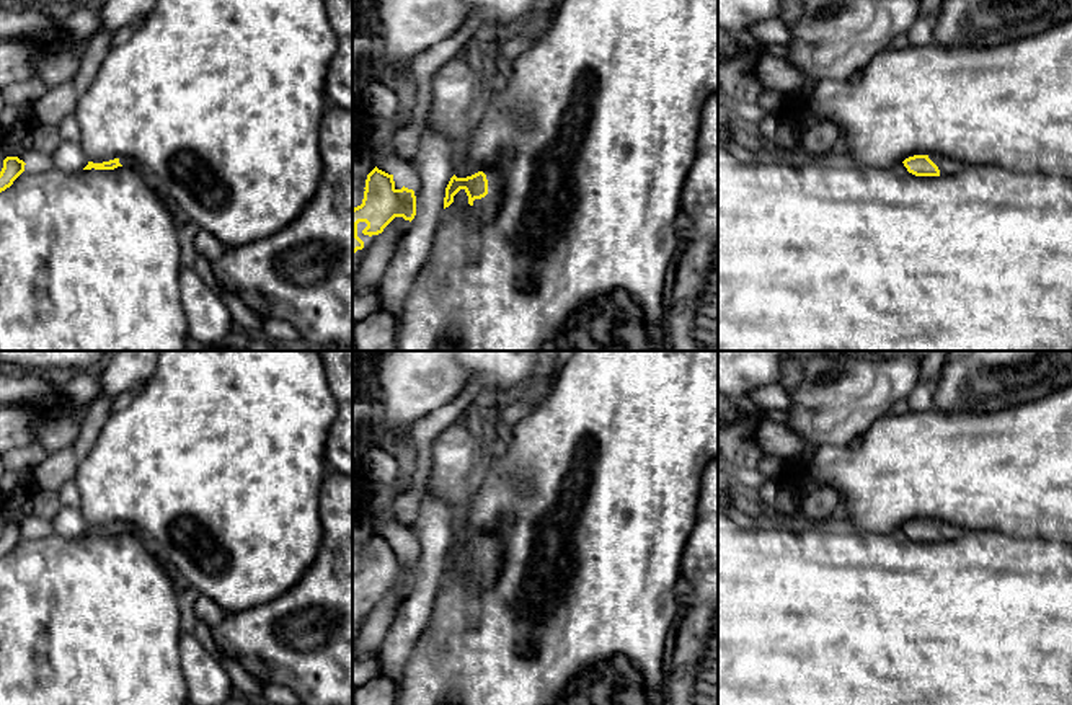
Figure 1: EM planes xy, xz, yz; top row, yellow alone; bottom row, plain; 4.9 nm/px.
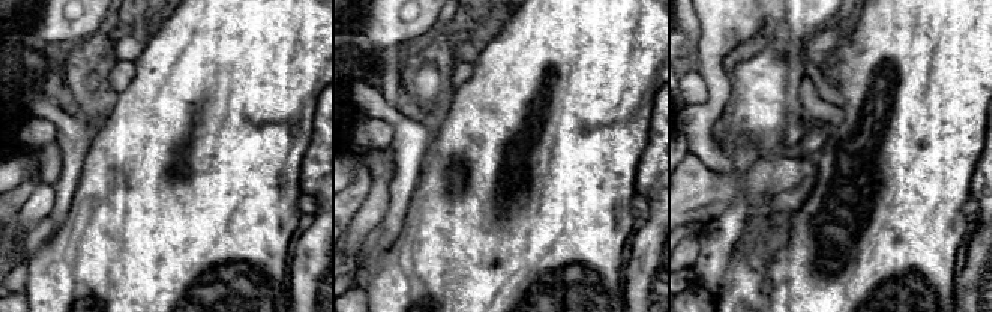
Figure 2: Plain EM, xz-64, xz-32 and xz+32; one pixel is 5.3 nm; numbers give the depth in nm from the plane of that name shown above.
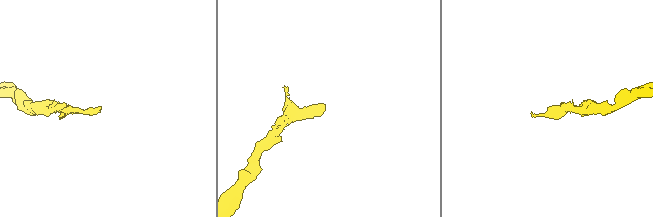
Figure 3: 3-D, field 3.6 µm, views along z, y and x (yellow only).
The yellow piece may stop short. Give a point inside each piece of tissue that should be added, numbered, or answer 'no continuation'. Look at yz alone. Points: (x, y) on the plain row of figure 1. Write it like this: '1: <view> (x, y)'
1: yz (947, 532)

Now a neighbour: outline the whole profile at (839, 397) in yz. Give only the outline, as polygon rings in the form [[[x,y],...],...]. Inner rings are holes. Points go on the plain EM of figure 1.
[[[889,351],[879,356],[806,354],[801,357],[801,384],[790,388],[791,405],[783,421],[806,442],[847,446],[919,384],[922,357],[914,351]]]

